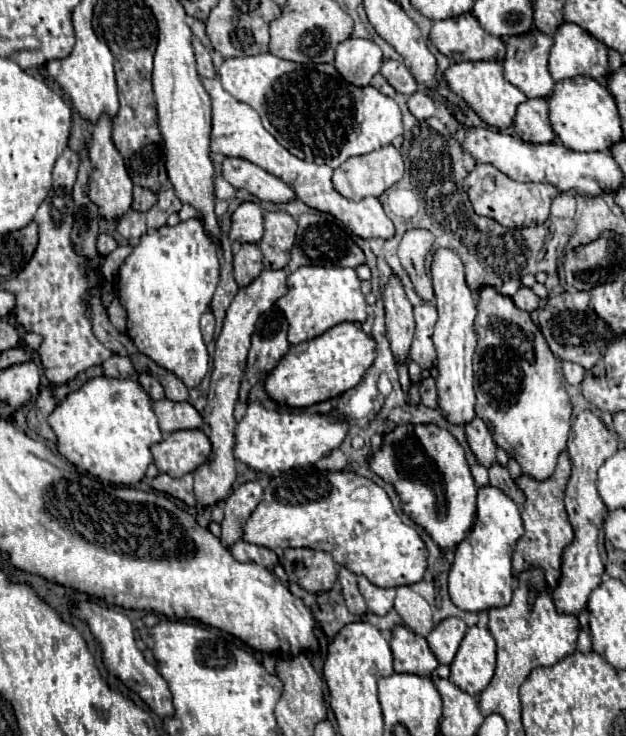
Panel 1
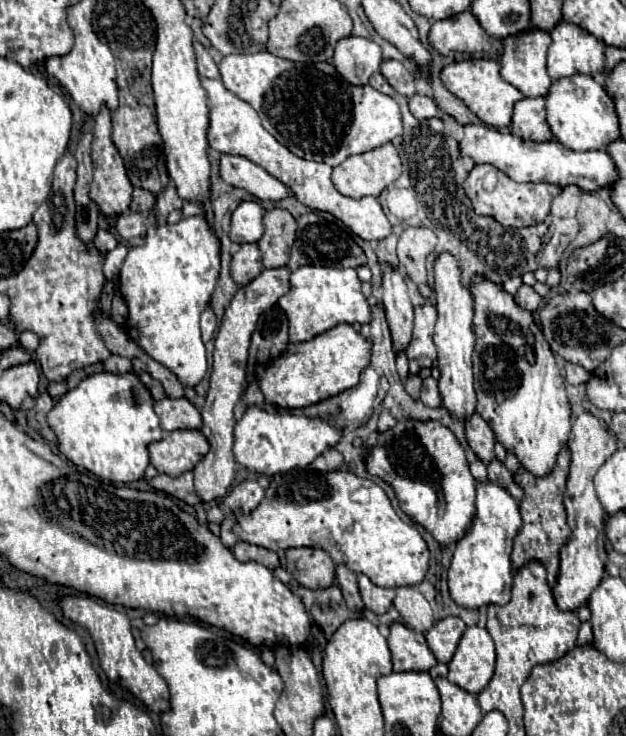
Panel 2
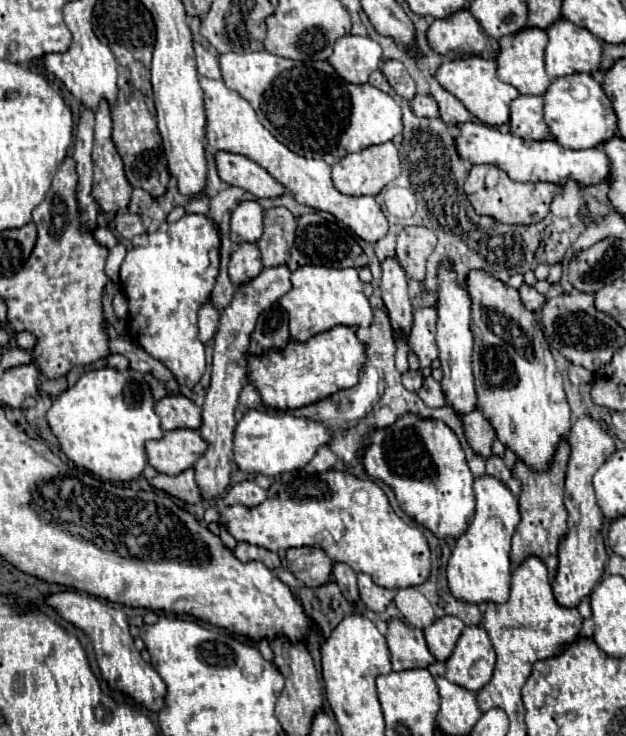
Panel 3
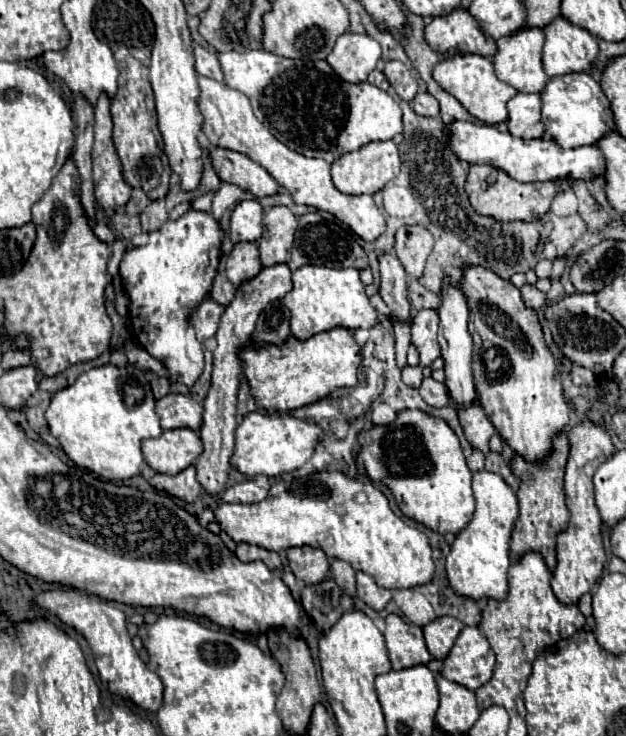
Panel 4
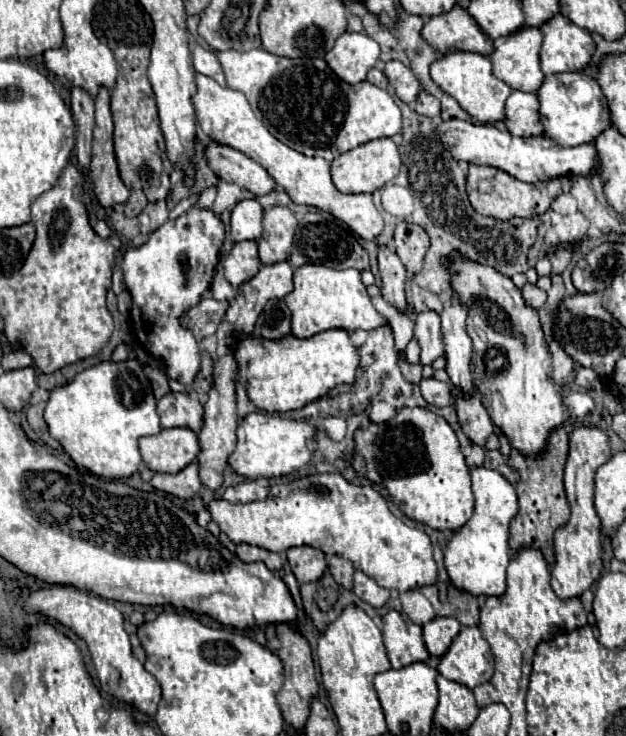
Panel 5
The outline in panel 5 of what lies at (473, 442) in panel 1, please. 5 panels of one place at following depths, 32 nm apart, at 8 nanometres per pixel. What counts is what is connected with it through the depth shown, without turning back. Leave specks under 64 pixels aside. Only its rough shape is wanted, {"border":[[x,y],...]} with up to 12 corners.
{"border":[[480,392],[454,396],[458,422],[484,448],[492,420]]}

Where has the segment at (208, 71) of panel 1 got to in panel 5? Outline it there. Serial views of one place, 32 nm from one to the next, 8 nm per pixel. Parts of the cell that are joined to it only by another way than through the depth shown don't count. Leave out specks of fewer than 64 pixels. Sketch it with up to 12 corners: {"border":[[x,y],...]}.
{"border":[[196,46],[194,70],[226,86],[222,66],[214,52]]}

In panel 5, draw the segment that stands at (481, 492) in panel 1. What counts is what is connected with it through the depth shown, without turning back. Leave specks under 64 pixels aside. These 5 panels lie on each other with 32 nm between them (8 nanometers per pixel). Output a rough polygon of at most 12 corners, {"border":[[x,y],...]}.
{"border":[[470,468],[470,520],[448,540],[456,588],[502,596],[516,490]]}

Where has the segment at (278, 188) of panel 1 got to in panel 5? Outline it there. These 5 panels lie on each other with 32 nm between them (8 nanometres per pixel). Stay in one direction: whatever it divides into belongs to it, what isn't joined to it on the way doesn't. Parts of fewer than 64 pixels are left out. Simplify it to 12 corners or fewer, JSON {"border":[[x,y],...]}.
{"border":[[210,142],[204,156],[224,182],[256,196],[270,174],[240,150]]}

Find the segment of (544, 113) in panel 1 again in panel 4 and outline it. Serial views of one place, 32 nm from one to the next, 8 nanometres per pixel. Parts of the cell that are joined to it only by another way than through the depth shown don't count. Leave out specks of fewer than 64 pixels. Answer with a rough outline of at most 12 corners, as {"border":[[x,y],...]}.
{"border":[[540,96],[508,102],[508,132],[530,140],[544,136]]}

